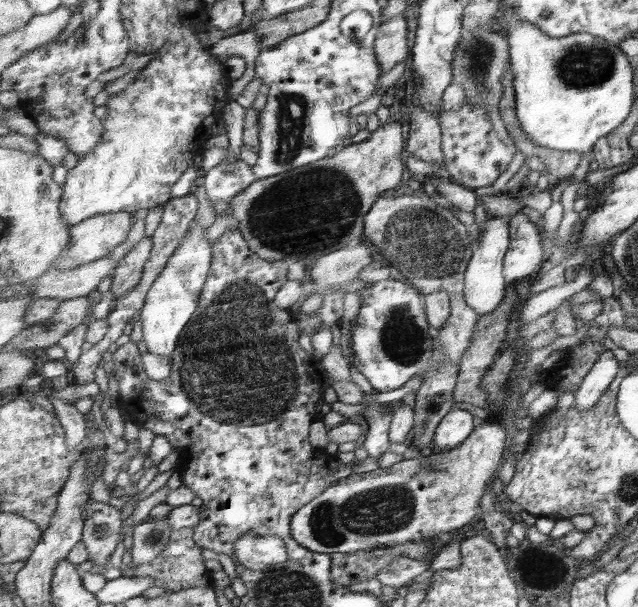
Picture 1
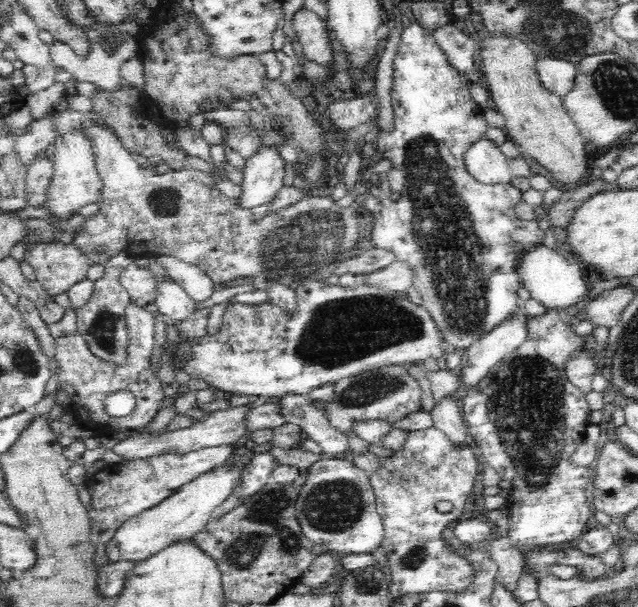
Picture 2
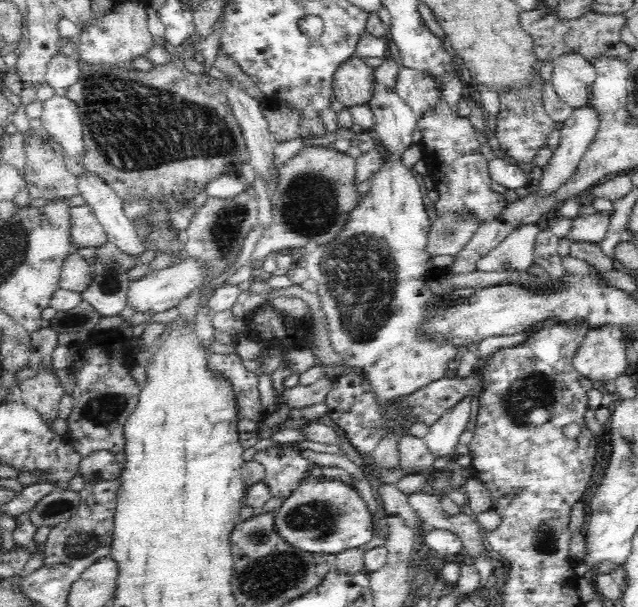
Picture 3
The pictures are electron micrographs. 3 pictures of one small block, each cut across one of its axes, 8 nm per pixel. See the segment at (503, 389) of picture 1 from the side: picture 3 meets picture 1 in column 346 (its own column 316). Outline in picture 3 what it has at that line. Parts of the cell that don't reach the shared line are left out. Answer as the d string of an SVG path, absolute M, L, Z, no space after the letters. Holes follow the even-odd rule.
M306 478L275 510L274 531L294 549L315 554L339 554L360 548L374 536L372 514L358 491L340 480Z

